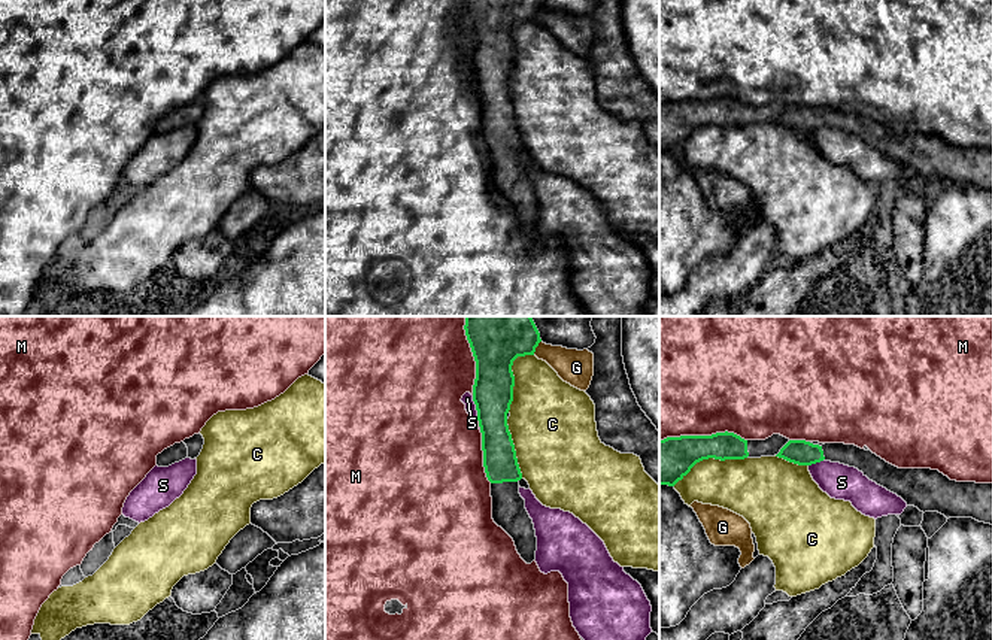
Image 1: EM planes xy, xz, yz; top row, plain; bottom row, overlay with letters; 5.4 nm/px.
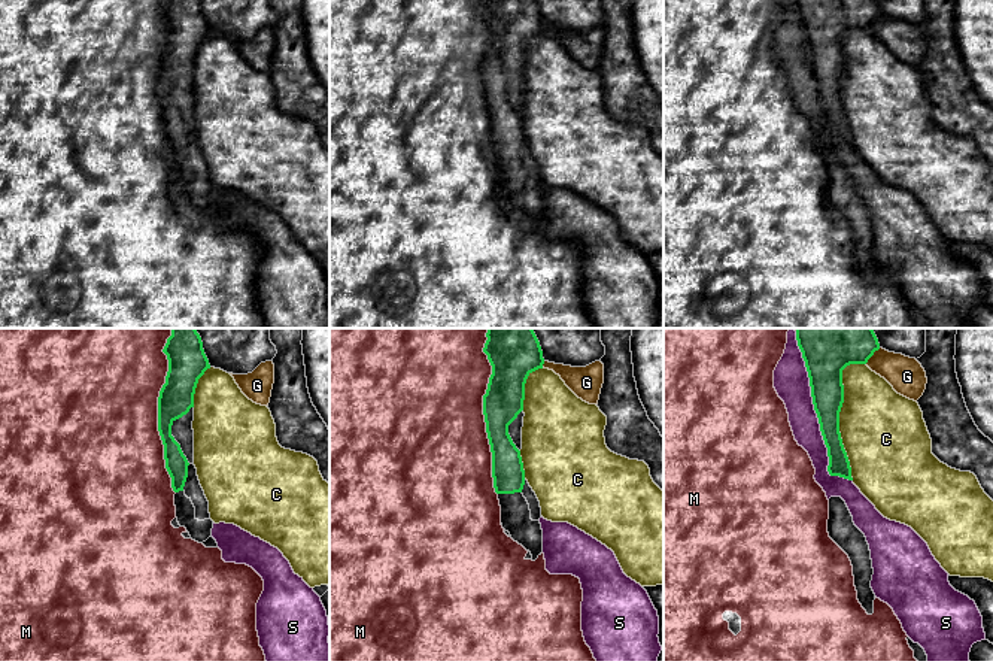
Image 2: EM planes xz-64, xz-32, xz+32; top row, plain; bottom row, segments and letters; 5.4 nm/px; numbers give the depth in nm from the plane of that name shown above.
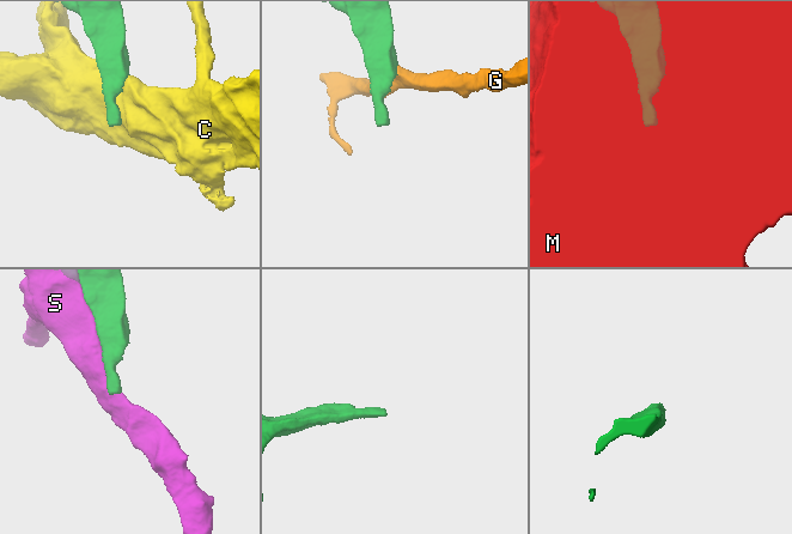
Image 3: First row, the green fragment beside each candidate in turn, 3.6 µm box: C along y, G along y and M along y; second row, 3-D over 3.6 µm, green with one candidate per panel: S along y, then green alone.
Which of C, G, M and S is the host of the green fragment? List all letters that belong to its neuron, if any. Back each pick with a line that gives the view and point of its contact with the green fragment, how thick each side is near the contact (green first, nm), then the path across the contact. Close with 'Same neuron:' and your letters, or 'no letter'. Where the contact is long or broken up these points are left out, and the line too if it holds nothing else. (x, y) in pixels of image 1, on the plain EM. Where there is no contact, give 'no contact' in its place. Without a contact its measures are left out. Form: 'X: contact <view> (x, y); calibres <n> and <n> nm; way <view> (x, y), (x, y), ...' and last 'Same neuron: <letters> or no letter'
Same neuron: no letter

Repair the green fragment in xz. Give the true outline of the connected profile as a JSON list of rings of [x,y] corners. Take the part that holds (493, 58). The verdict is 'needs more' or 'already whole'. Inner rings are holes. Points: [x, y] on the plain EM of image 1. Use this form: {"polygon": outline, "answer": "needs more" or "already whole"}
{"polygon": [[[465,0],[476,27],[473,67],[482,98],[483,133],[491,148],[492,185],[515,207],[521,224],[536,225],[533,185],[519,160],[522,139],[507,91],[513,67],[513,27],[534,21],[540,0]]], "answer": "needs more"}

